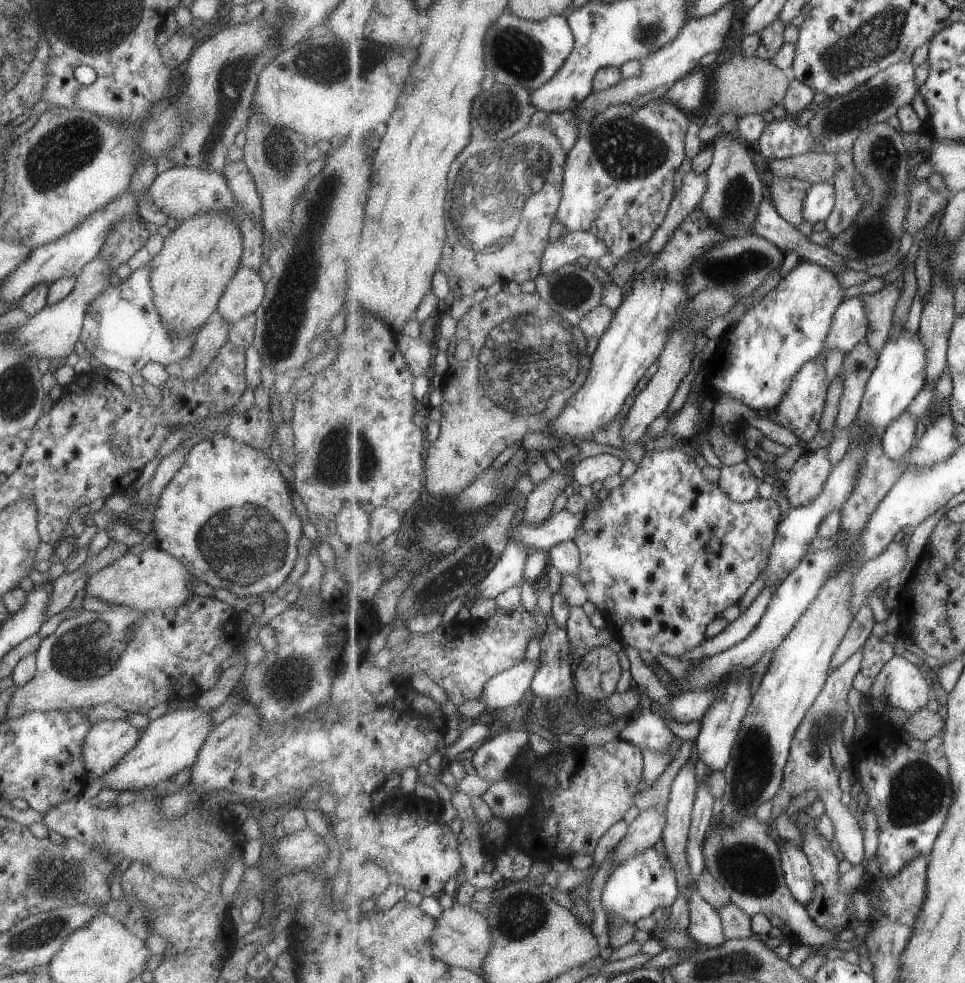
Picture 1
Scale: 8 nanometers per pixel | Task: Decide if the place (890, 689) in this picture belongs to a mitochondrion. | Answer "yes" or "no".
no

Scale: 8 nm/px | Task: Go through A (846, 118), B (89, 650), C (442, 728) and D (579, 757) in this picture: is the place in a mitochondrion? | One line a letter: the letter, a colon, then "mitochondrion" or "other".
A: mitochondrion
B: mitochondrion
C: other
D: other

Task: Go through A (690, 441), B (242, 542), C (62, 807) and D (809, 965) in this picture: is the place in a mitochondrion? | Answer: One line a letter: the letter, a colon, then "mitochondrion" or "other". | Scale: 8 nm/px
A: other
B: mitochondrion
C: other
D: other

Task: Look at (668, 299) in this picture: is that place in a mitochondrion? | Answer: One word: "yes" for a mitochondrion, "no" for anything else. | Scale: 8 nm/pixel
no

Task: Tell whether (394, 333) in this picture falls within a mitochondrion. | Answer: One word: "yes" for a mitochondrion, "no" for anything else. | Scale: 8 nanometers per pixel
no

